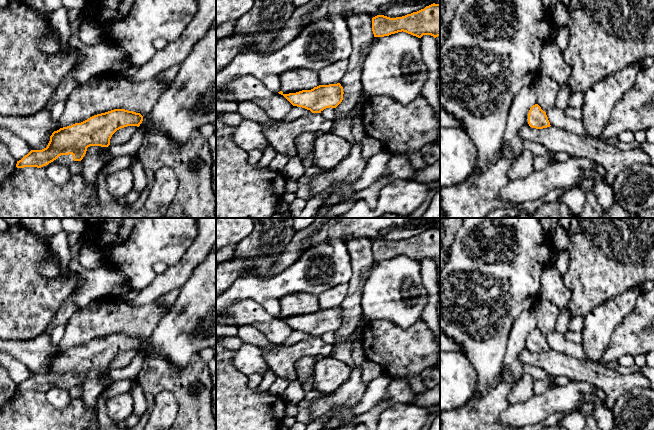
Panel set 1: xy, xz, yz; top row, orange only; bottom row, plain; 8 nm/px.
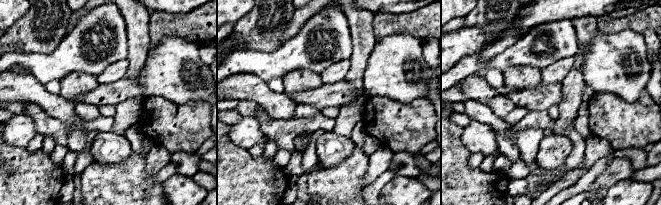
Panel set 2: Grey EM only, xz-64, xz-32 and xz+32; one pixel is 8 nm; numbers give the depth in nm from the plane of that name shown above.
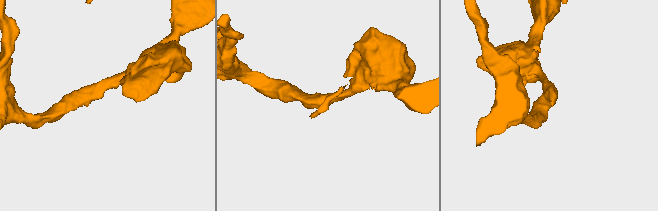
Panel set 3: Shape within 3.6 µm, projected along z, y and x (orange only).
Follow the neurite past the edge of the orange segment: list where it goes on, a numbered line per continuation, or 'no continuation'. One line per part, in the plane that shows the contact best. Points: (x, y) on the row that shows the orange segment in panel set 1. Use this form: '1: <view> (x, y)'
1: xy (63, 159)

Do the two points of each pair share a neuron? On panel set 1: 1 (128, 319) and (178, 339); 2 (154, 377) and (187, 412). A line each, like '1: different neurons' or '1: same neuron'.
1: different neurons
2: same neuron

